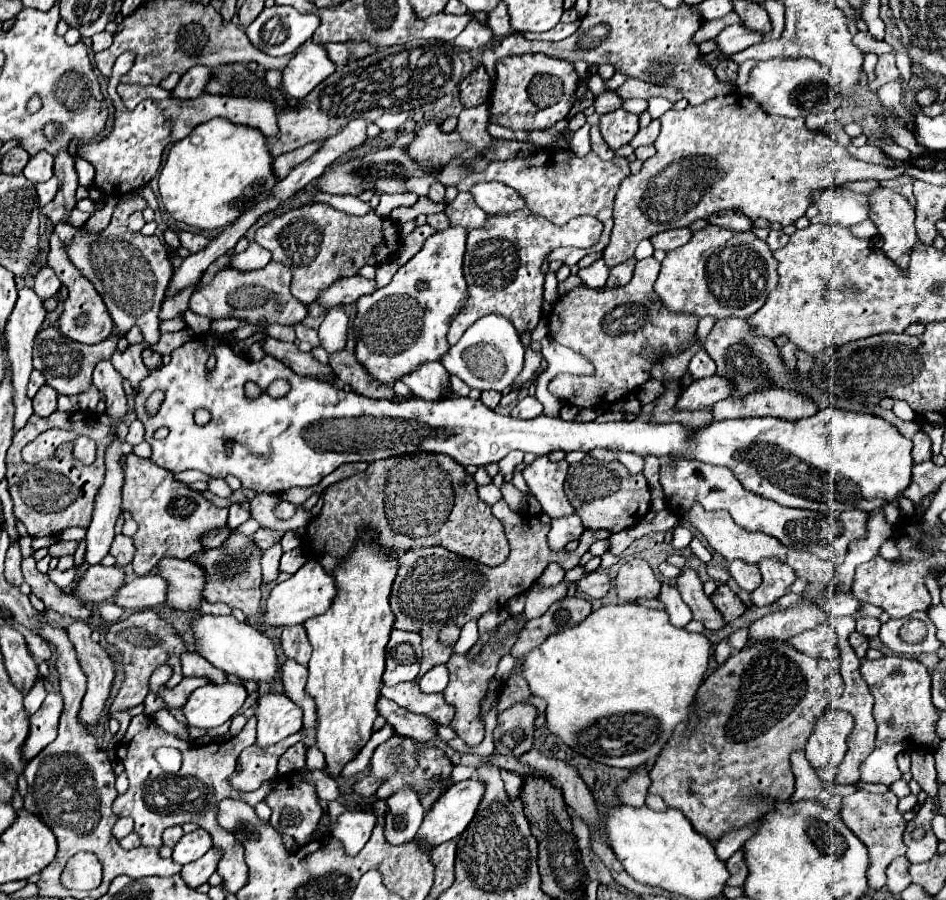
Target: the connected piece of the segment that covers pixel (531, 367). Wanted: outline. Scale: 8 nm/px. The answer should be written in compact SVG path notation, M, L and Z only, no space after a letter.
M529 345L525 349L525 367L523 367L523 371L519 373L519 377L515 379L515 381L521 381L521 383L527 383L531 377L533 377L533 373L539 369L539 365L541 365L543 357L540 352L535 352L531 346Z

